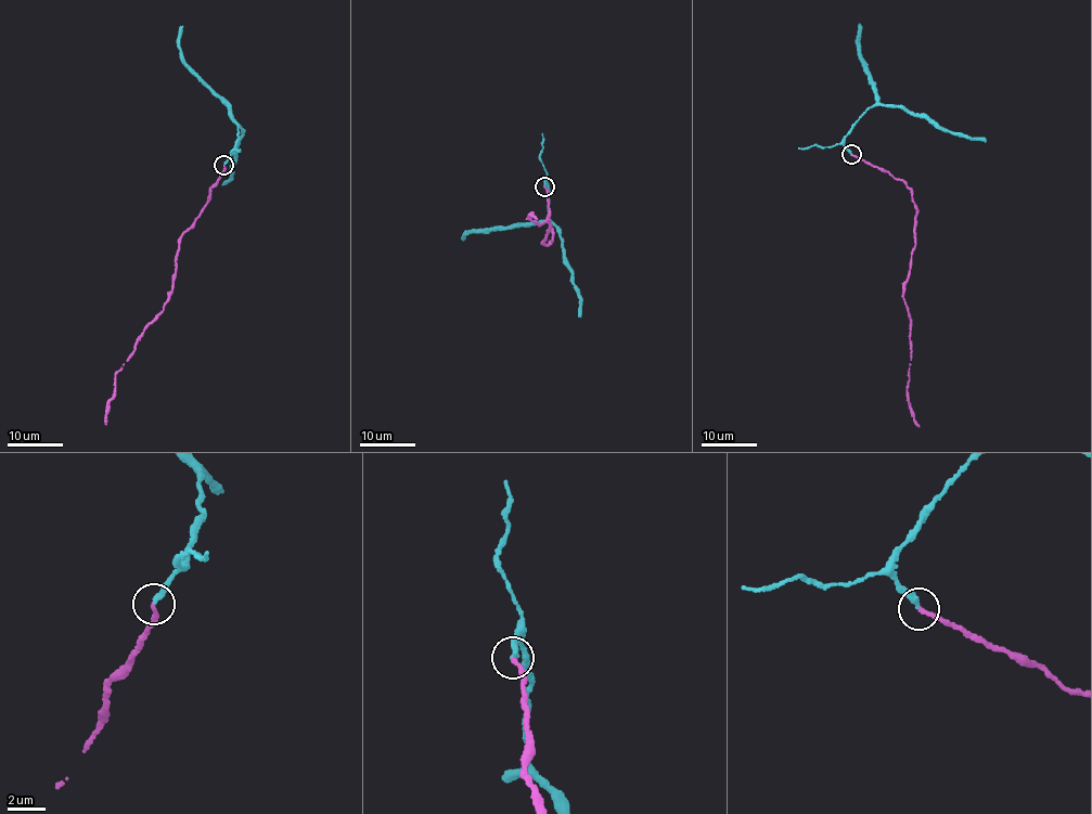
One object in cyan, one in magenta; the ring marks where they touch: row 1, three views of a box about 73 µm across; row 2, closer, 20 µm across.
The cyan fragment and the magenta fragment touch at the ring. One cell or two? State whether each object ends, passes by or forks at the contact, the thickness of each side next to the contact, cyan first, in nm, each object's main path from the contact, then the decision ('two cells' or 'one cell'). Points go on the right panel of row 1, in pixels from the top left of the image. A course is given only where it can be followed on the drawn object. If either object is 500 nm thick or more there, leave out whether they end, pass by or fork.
cyan ends | magenta ends | 320/240 nm | cyan via (850, 154), (844, 144), (852, 125), (870, 107), (884, 104), (926, 115), (939, 127), (986, 142) | magenta via (850, 154), (902, 180), (916, 211), (915, 241), (903, 298), (911, 320), (912, 350), (907, 400), (919, 426) | one cell

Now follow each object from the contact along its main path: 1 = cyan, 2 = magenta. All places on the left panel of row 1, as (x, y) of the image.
1: (225, 164), (238, 139), (238, 125), (242, 134), (233, 146), (231, 175), (222, 185)
2: (225, 164), (203, 208), (180, 240), (172, 289), (165, 307), (116, 374), (115, 397), (107, 404), (106, 424)

